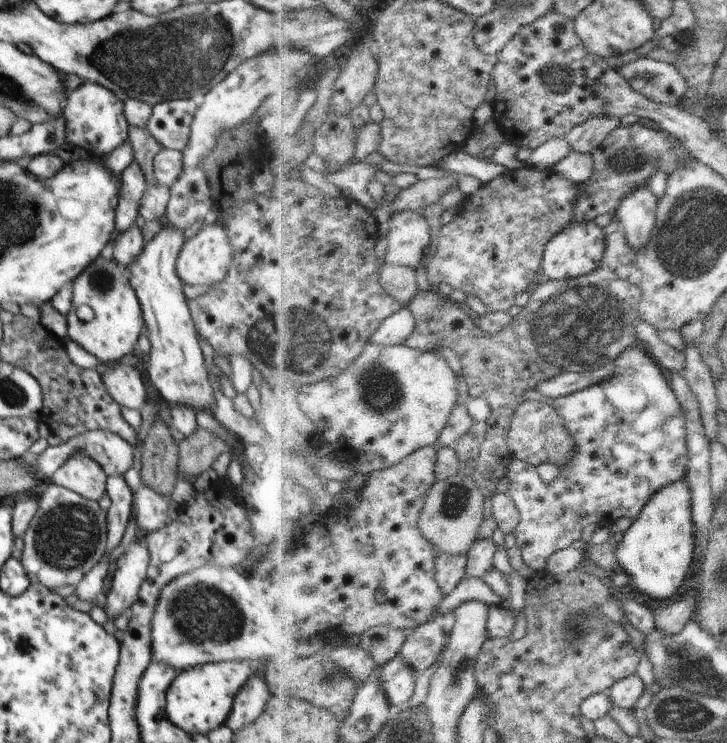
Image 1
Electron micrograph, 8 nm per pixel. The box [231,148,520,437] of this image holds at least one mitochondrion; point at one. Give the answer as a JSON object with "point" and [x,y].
{"point":[303,336]}

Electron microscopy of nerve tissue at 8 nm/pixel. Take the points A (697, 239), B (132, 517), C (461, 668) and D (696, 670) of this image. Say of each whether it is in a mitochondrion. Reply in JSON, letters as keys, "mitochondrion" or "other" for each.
{"A":"mitochondrion","B":"other","C":"mitochondrion","D":"mitochondrion"}

